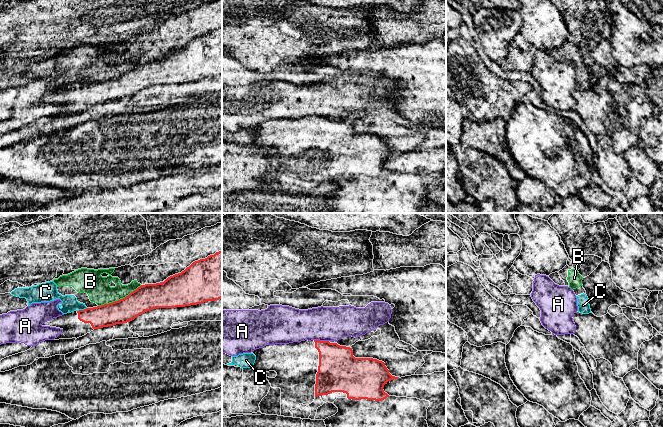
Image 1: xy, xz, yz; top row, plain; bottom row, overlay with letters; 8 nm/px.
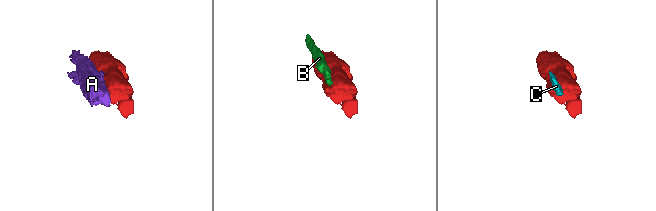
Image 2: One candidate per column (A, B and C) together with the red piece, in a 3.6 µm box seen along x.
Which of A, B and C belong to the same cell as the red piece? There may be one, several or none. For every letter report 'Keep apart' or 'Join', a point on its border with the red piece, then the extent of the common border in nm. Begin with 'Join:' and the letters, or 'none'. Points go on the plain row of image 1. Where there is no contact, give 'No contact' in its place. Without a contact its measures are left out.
Join: none
A: Keep apart. Touches red at xz (321, 117). Shared border 120 nm
B: Keep apart. Touches red at xy (120, 75). Shared border 400 nm
C: Keep apart. Touches red at xy (81, 86). Shared border 90 nm

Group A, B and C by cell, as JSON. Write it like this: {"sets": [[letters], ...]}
{"sets": [["A"], ["B", "C"]]}

